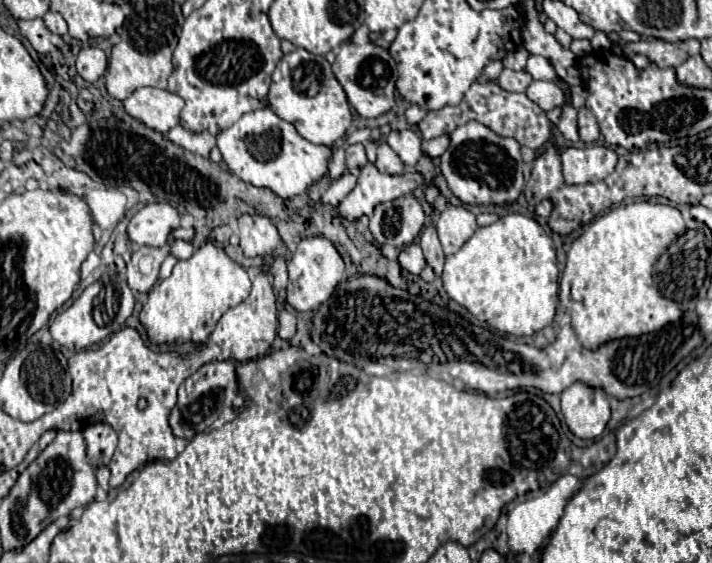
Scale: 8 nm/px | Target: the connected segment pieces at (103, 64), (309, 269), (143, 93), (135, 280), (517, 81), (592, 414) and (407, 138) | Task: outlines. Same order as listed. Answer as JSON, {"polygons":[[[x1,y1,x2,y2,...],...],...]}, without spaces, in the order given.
{"polygons":[[[98,47,82,49,76,57,76,69,78,69,80,77,84,77,90,83,96,83,108,69,108,57]],[[306,237,298,243,298,249,294,251,294,257,288,263,288,273,290,273,290,283,288,283,288,297,286,301,296,309,296,311,310,311,322,305,330,295,332,289,346,277,344,261,340,253,336,251,334,243,326,237]],[[142,87,124,101,128,115,140,119,154,131,168,133,180,123,180,113,184,109,184,99,166,89]],[[170,243,164,247,140,247,132,253,132,259,128,263,128,285,132,291,138,293,148,293,156,279,158,279,158,269,160,263,166,259,166,255,170,253]],[[504,69,502,75,496,79,496,83,506,89,506,91,526,91,526,87,530,85,532,77,526,71,512,71,512,69]],[[576,381,560,397,564,419,576,437,596,439,602,435,610,419,610,405,604,389]],[[412,129,390,131,386,135,386,143,396,151,396,155,404,161,404,165,414,167,422,157,422,139]]]}

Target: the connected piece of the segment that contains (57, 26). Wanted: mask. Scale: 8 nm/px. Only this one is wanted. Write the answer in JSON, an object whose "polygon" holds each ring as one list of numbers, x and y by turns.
{"polygon":[[48,11,48,13,44,15,44,23,46,23,46,27,48,27,52,33,56,33,56,35,66,35,66,33,68,33,68,25,66,25,66,21,64,21,64,17,62,17,60,13]]}

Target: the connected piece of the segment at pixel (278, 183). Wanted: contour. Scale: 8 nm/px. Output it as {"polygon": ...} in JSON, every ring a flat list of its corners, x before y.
{"polygon":[[268,107,258,109,258,111,250,111,244,117,240,117,232,127,220,131,218,133,218,149,222,151,224,163,242,181,252,183,256,187,268,187,276,195,284,197,284,199,292,197,292,195,302,195,312,183,316,183,328,171,328,161,332,157,332,149,330,147,326,147,326,145,314,145,314,143,306,141,304,137,300,137,296,133,294,125,290,125,288,121,276,117,276,113,272,113,272,109,268,109]]}

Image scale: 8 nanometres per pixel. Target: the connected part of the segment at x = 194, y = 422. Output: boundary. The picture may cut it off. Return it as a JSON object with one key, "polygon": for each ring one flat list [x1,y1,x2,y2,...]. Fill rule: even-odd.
{"polygon":[[212,361,202,365,178,391,178,403,170,413,170,425,176,437,192,439,196,433,210,429,218,415,232,405,236,397,236,373,232,361]]}

